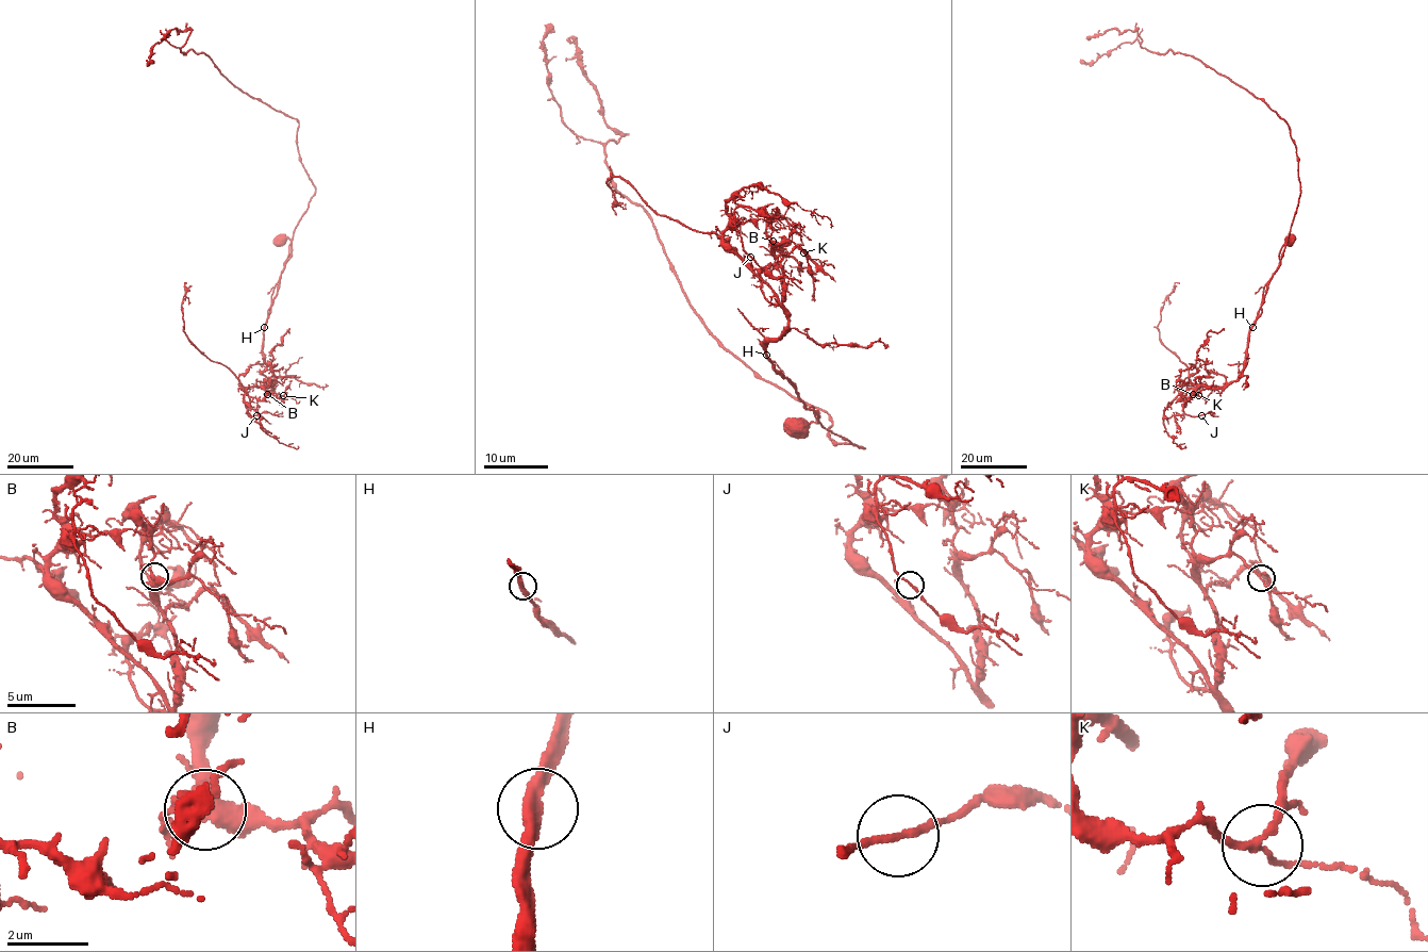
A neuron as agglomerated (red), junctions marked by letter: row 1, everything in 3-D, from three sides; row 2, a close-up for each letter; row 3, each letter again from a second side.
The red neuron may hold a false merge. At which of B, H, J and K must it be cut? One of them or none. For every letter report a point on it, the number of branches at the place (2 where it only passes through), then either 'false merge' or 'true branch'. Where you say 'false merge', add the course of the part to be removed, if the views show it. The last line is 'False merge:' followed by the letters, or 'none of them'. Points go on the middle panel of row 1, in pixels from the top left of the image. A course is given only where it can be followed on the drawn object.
B: at (773, 241); 3 branches meet; true branch
H: at (766, 355); 2 branches meet; true branch
J: at (750, 257); 2 branches meet; true branch
K: at (803, 252); 3 branches meet; true branch
False merge: none of them

